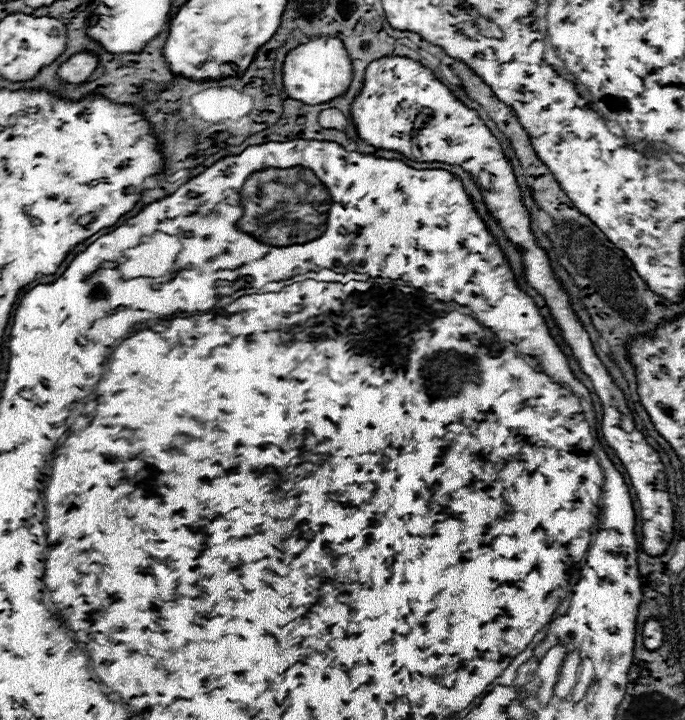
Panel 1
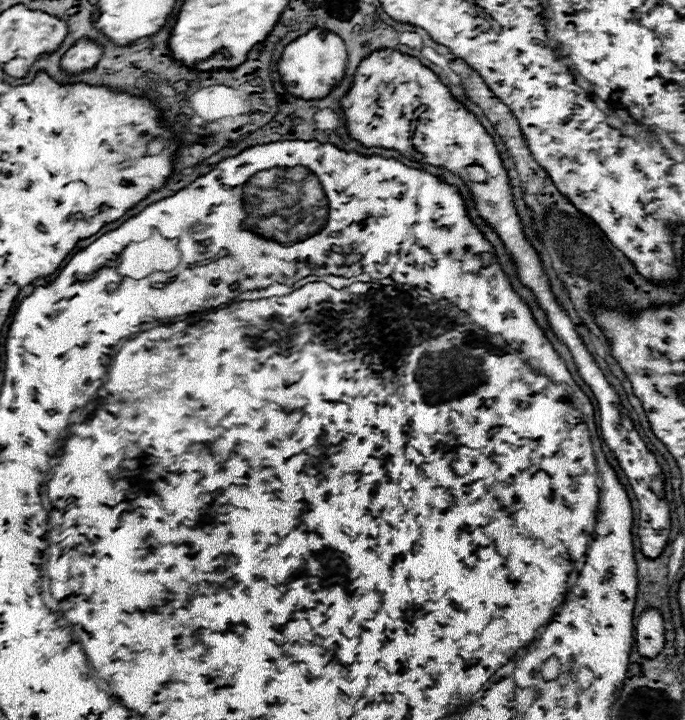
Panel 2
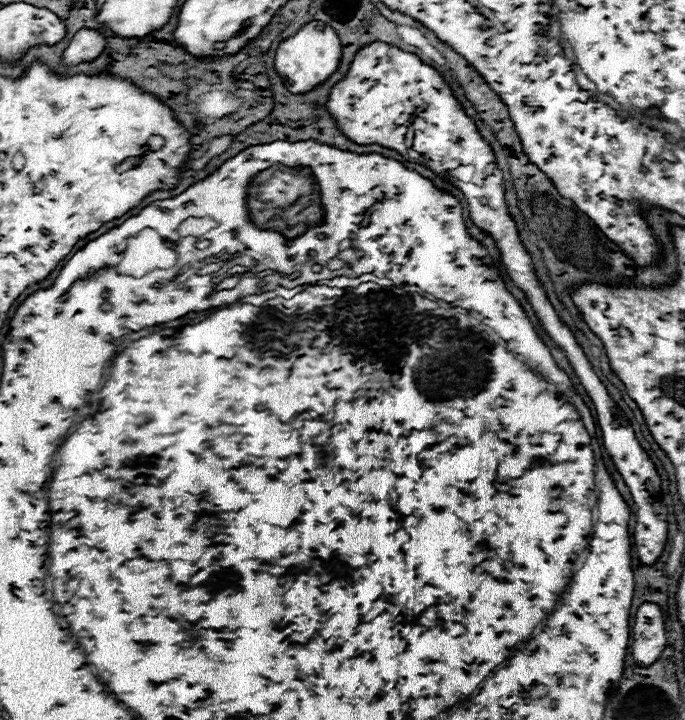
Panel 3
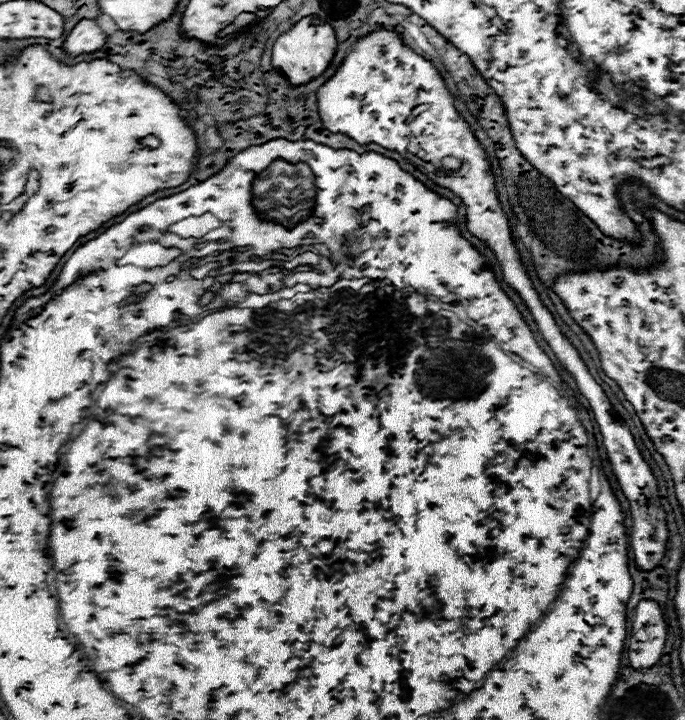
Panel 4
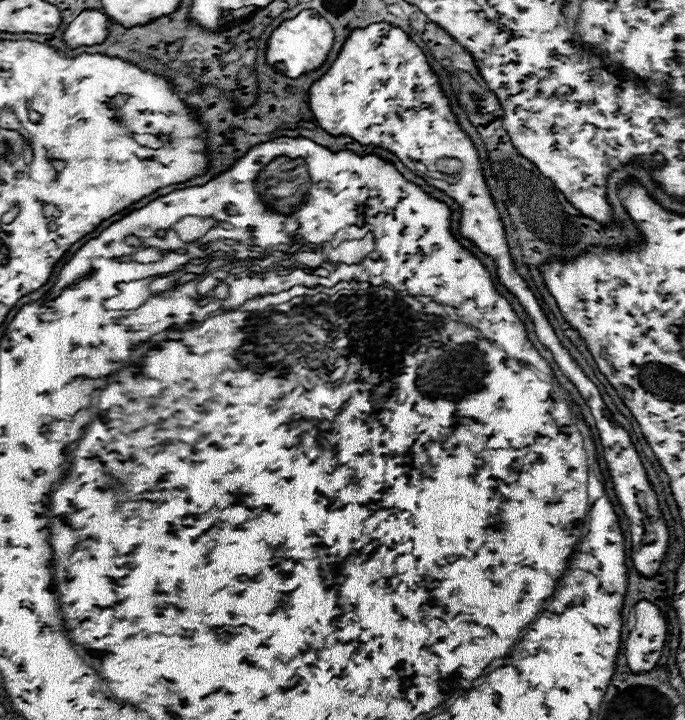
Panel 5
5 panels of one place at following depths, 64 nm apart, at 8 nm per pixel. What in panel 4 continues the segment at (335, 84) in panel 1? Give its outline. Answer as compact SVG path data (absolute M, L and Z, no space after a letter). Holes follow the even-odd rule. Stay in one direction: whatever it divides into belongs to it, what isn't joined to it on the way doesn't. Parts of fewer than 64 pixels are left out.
M304 16L288 32L280 34L272 46L272 66L282 72L292 84L306 84L310 78L320 76L332 62L336 52L336 34L330 24L318 16Z

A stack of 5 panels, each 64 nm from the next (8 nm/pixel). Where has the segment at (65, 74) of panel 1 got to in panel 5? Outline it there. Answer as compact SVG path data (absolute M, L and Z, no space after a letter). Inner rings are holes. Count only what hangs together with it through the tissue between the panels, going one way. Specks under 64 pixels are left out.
M84 10L80 12L64 30L64 40L70 48L78 46L90 46L104 42L106 38L106 22L108 16L102 14L100 10Z

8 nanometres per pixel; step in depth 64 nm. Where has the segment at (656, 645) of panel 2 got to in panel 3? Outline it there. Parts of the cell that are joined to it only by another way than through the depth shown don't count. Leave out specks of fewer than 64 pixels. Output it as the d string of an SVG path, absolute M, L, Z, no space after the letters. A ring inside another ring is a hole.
M644 602L632 626L632 658L638 666L654 664L666 644L662 610L654 602Z

